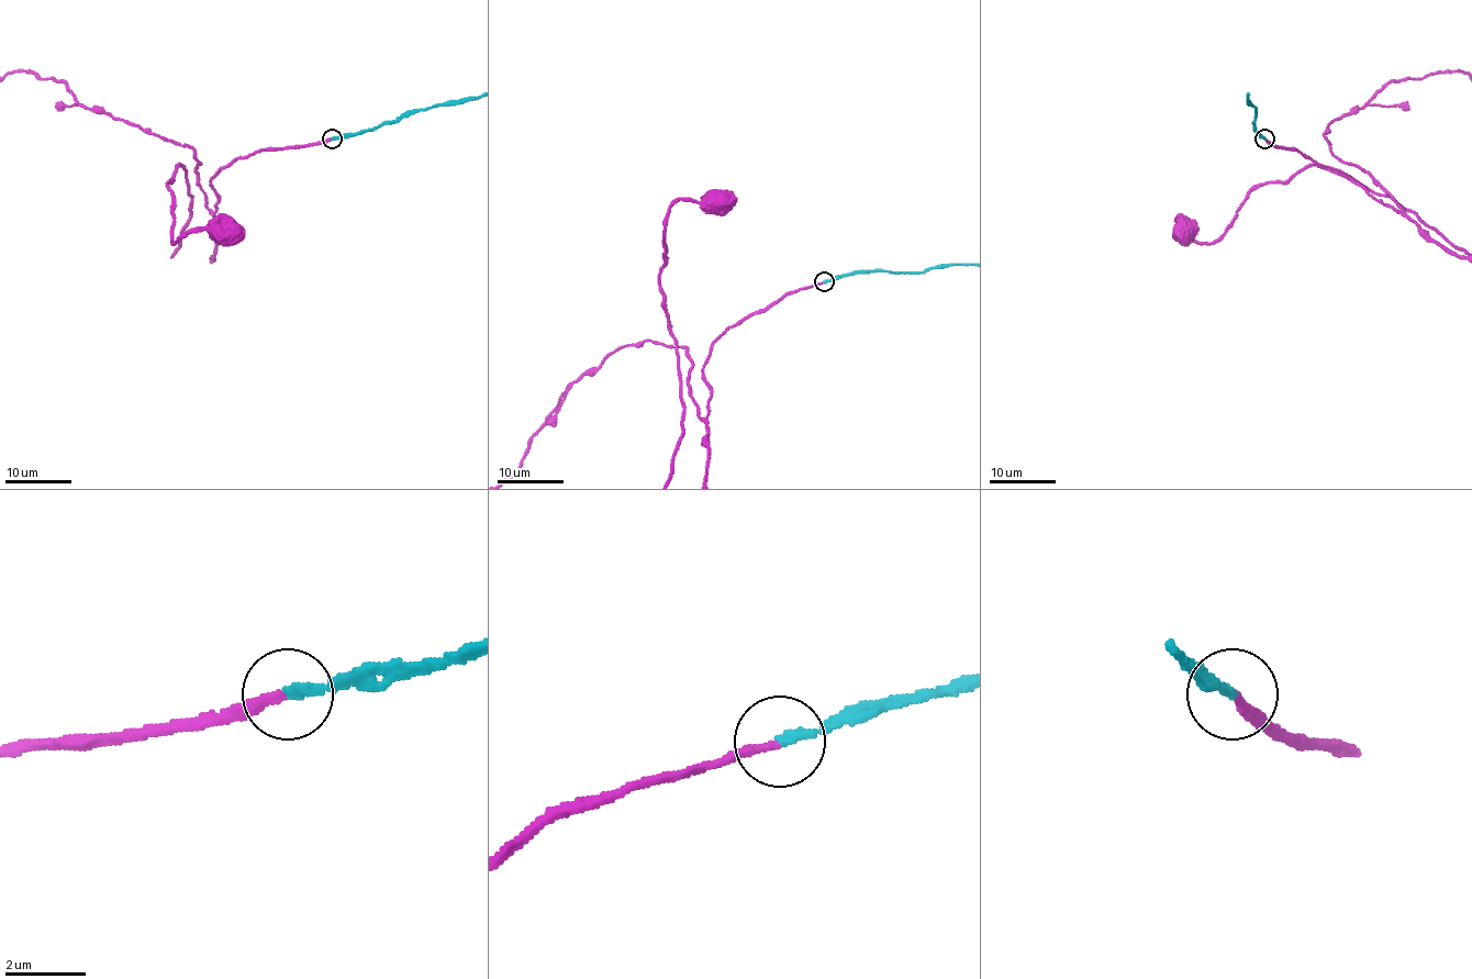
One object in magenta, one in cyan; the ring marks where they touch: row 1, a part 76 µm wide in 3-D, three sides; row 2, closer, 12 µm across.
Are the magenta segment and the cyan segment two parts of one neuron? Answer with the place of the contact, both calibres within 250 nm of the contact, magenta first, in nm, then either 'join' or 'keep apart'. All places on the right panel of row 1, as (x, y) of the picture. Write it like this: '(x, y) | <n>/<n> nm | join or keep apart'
(1264, 138) | 200/240 nm | join

